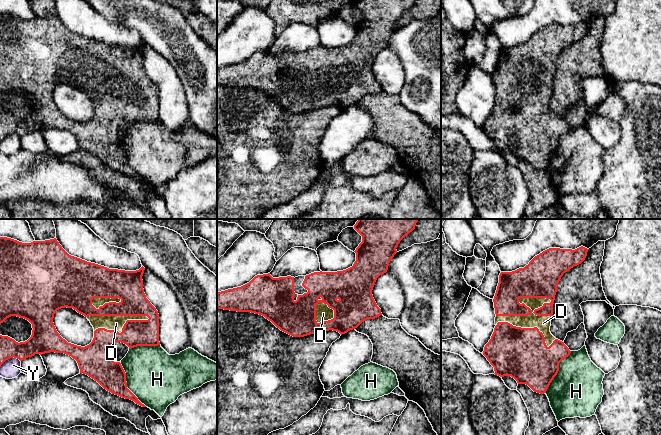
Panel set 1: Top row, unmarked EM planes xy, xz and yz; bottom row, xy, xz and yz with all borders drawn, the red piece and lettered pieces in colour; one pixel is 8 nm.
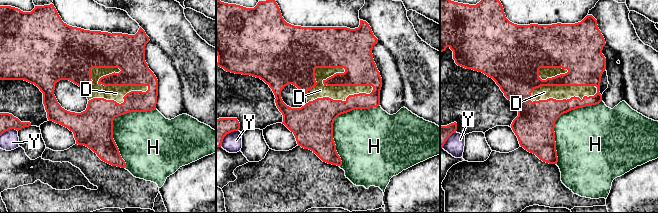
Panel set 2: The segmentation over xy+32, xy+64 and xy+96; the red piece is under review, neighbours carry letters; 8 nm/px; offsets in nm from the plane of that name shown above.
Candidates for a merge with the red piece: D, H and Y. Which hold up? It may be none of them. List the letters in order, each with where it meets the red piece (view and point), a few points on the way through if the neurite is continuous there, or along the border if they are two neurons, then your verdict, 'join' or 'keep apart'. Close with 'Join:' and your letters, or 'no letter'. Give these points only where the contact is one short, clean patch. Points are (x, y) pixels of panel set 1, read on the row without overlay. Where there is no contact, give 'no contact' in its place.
D: contact yz (523, 91); join
H: contact xy (126, 161); keep apart
Y: contact xy (9, 134); border xy (20, 136), (10, 133), (0, 143); keep apart
Join: D

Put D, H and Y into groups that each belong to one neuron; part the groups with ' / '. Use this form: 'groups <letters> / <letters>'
groups D / H Y

